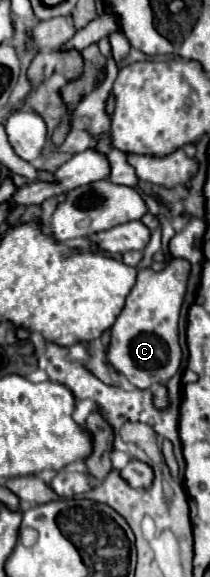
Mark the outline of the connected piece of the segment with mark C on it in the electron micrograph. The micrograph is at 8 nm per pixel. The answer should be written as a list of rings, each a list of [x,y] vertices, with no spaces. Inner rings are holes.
[[[170,259],[166,269],[158,273],[152,269],[138,269],[136,283],[130,295],[126,297],[126,307],[112,325],[112,339],[106,349],[106,363],[112,365],[118,373],[122,373],[138,389],[148,389],[152,385],[156,387],[158,383],[166,383],[182,363],[182,349],[178,343],[178,317],[186,293],[188,273],[190,273],[190,263],[186,259]]]

